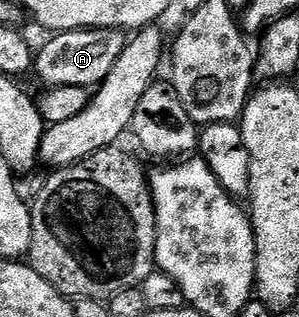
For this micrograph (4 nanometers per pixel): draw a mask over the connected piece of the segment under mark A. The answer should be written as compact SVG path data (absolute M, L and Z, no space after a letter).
M60 30L52 33L43 47L38 47L33 58L33 70L44 82L44 87L57 90L69 88L98 87L113 72L121 52L129 41L122 30Z

